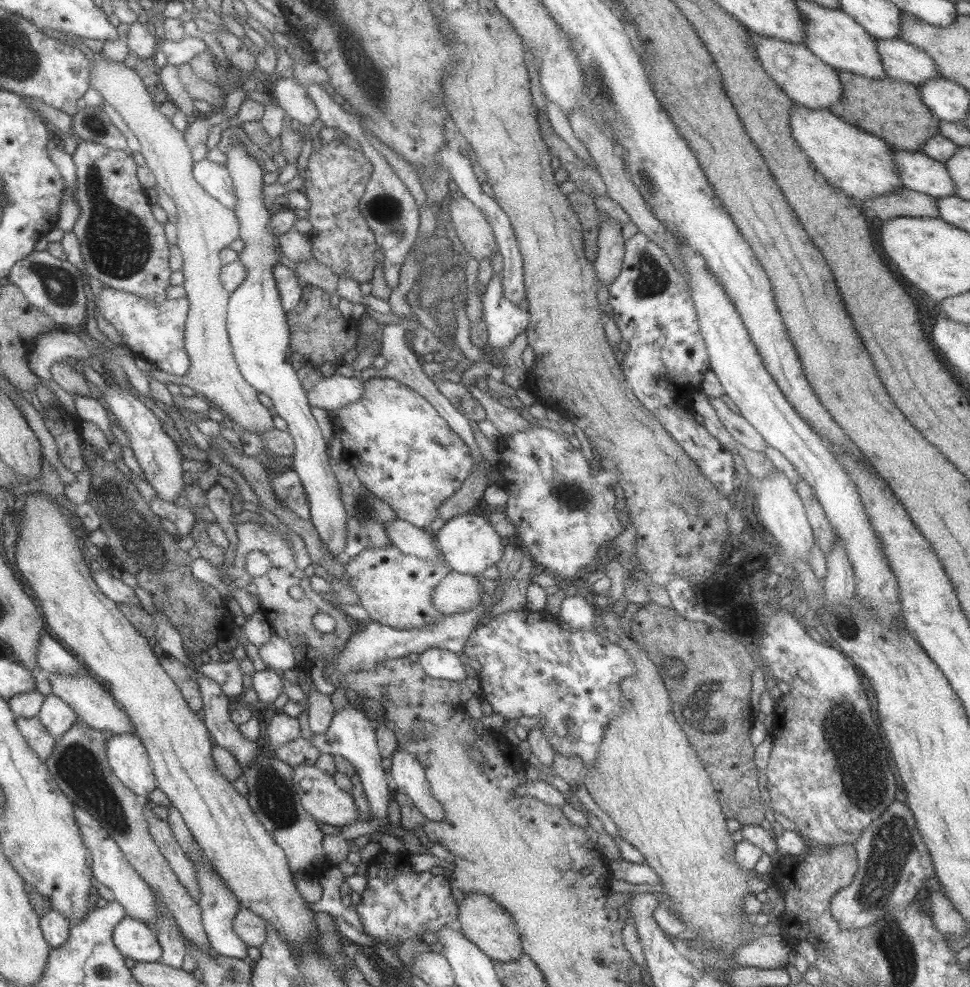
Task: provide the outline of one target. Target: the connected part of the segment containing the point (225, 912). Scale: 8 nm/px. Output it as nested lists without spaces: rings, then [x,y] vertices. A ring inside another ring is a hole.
[[[167,805],[168,817],[167,822],[173,831],[174,837],[177,839],[182,851],[187,855],[187,858],[192,862],[193,868],[196,870],[196,877],[201,889],[201,896],[198,900],[200,906],[201,924],[205,934],[208,936],[209,944],[214,952],[229,958],[243,959],[246,956],[248,946],[235,934],[232,929],[232,920],[236,912],[240,909],[241,904],[235,898],[234,894],[227,888],[224,880],[217,873],[210,870],[211,865],[207,859],[203,857],[202,850],[196,844],[190,830],[184,823],[180,812],[171,805]]]

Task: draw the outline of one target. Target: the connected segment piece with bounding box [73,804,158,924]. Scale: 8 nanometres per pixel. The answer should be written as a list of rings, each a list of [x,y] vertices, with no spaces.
[[[73,804],[75,822],[77,823],[84,845],[92,856],[92,876],[106,886],[114,894],[117,901],[126,910],[126,916],[134,919],[156,922],[158,914],[156,904],[152,895],[151,887],[138,875],[136,870],[125,860],[117,843],[107,834],[107,831],[83,808]]]

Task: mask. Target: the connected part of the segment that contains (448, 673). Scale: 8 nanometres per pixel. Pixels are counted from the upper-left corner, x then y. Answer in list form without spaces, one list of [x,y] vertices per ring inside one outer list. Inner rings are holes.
[[[430,648],[418,655],[417,663],[421,666],[424,674],[430,678],[460,683],[466,679],[461,659],[462,656],[455,655],[448,650]]]

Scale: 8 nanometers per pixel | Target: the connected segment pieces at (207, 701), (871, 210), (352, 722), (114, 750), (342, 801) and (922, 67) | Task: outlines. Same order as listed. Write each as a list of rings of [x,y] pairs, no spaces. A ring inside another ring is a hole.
[[[199,674],[197,676],[202,698],[201,719],[208,730],[212,742],[229,750],[237,764],[243,769],[253,762],[259,751],[255,741],[248,741],[233,724],[229,713],[229,700],[220,686],[213,680]]]
[[[901,187],[892,193],[873,195],[864,202],[865,212],[881,221],[900,216],[938,217],[936,199]]]
[[[348,702],[347,705],[334,711],[327,730],[321,734],[314,734],[311,744],[320,752],[325,754],[336,754],[344,758],[355,769],[355,777],[360,780],[367,808],[372,818],[387,818],[386,811],[389,802],[390,789],[385,783],[385,770],[381,767],[381,755],[376,745],[375,725],[369,721],[360,705],[356,702]]]
[[[113,734],[106,740],[107,762],[113,774],[133,794],[142,800],[149,797],[149,793],[155,788],[156,780],[153,776],[152,766],[142,742],[135,734]]]
[[[302,764],[292,767],[292,783],[296,794],[299,795],[305,813],[312,816],[317,822],[347,827],[358,819],[351,793],[341,790],[334,783],[333,777],[319,770],[317,765]]]
[[[875,39],[875,53],[879,55],[887,77],[915,86],[933,78],[941,78],[933,60],[923,50],[903,39]]]

